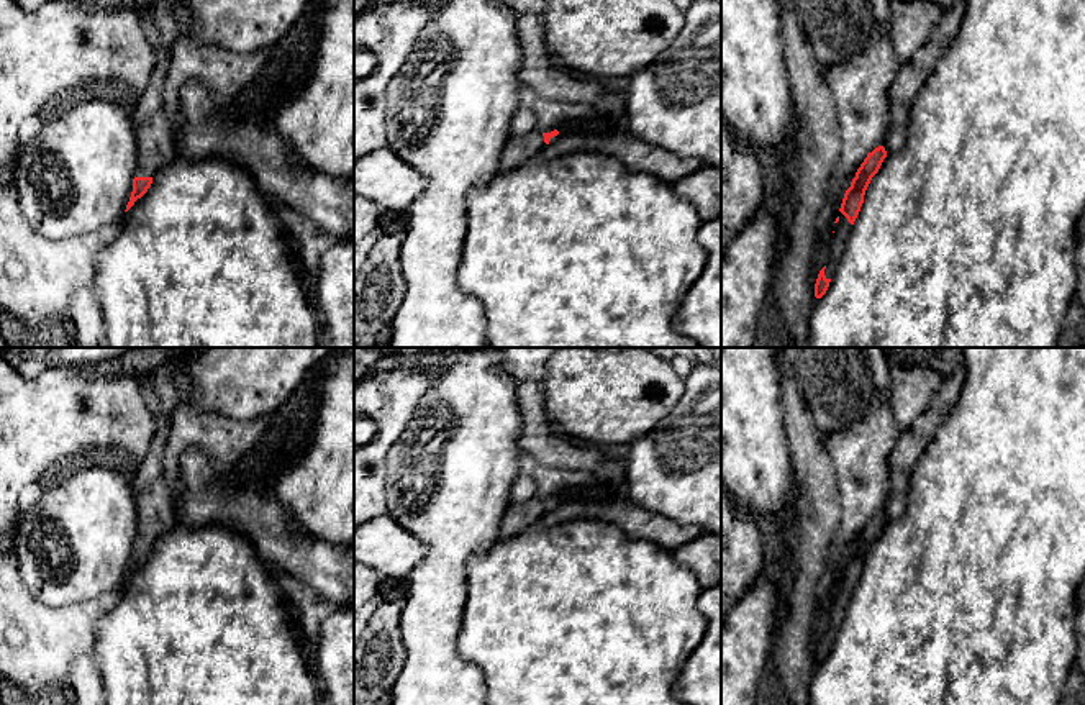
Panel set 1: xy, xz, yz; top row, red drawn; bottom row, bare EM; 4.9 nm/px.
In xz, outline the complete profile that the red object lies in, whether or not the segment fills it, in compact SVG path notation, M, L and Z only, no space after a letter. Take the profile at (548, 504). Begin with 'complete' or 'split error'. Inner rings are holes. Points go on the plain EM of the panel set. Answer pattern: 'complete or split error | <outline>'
split error | M538 495L520 502L510 503L500 525L500 538L510 538L528 526L536 525L559 498L541 500Z

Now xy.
split error | M162 475L154 479L144 490L134 494L134 502L138 531L133 546L133 559L125 579L148 559L152 544L179 523L174 494L166 485Z

